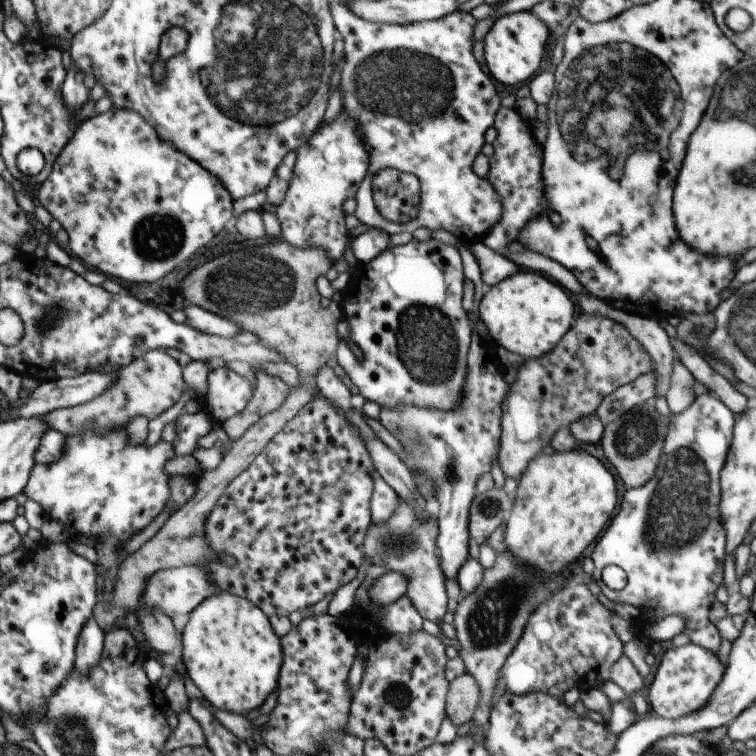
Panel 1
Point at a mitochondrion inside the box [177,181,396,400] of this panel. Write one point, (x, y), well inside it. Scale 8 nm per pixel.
(253, 283)

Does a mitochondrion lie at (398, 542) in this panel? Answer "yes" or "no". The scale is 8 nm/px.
yes

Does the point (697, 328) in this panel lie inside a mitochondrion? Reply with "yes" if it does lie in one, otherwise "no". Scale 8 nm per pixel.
yes

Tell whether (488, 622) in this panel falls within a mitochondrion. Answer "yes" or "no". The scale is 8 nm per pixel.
yes

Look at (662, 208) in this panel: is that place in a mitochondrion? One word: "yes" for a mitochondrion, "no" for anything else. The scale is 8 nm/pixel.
no

